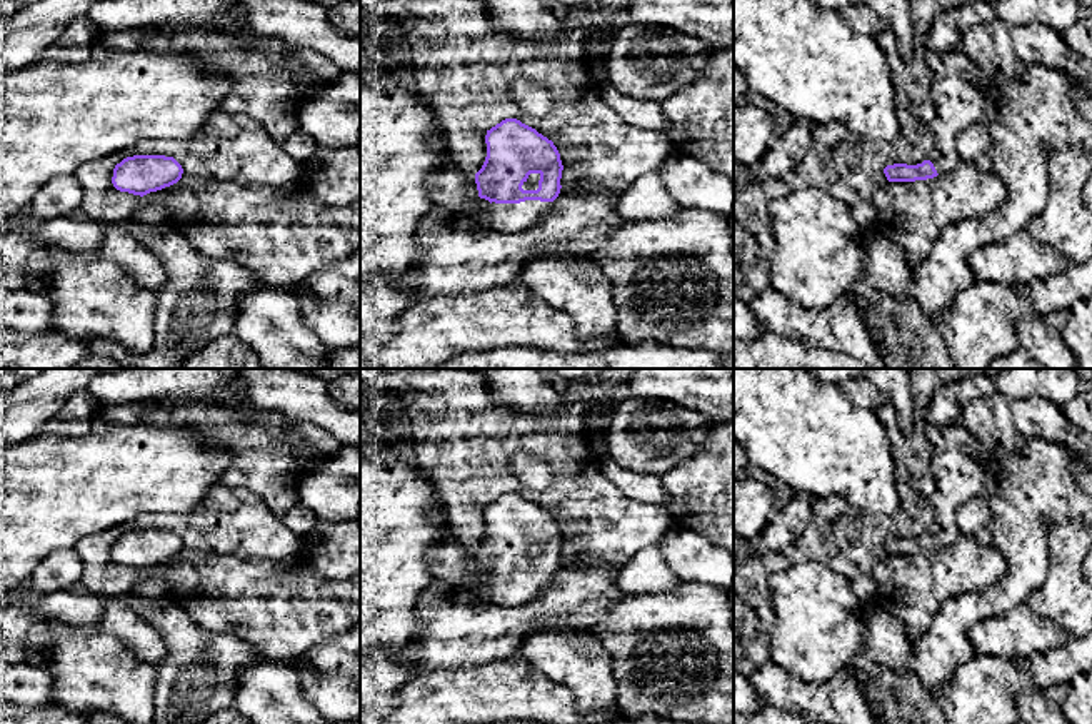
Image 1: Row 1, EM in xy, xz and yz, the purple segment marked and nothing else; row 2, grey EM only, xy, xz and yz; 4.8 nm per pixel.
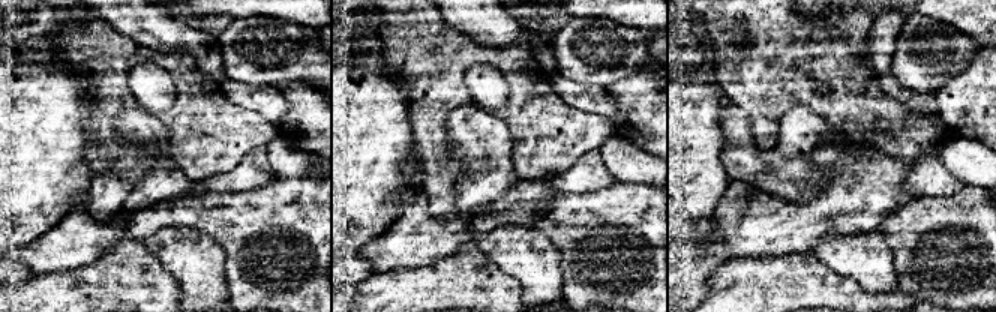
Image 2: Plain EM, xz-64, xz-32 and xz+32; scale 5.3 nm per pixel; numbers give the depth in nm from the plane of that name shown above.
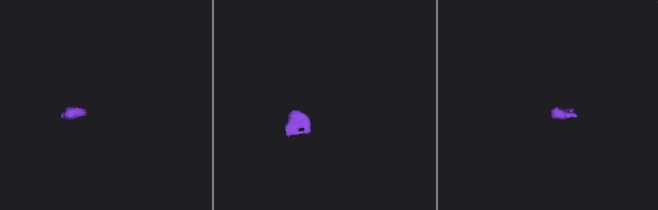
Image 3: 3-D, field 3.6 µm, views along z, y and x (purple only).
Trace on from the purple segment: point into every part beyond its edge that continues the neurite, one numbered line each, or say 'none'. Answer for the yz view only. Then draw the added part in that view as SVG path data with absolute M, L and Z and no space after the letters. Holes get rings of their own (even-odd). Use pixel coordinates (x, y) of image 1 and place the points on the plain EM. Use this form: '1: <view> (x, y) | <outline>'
1: yz (959, 462) | M924 424L924 429L932 444L934 492L929 499L935 510L925 534L944 549L960 539L955 514L965 502L980 495L989 464L995 455L964 424L944 427Z

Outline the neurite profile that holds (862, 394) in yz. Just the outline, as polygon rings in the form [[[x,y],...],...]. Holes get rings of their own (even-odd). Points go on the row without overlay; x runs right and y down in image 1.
[[[862,375],[845,380],[840,387],[855,409],[877,412],[887,402],[882,392]]]

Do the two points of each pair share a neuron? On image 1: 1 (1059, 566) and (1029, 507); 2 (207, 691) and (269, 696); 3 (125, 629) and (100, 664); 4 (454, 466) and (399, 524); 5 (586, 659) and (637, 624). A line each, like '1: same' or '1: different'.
1: different
2: different
3: different
4: different
5: different

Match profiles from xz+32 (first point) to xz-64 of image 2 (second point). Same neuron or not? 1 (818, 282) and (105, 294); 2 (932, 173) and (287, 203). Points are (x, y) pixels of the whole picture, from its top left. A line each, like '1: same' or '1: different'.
1: same
2: different

